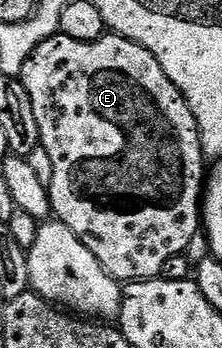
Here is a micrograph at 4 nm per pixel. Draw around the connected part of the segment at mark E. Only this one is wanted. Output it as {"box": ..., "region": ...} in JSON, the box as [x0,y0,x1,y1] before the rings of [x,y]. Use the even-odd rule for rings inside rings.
{"box":[18,34,206,282],"region":[[[59,34],[51,36],[42,46],[35,48],[18,79],[26,86],[26,94],[34,102],[34,118],[38,122],[40,131],[40,147],[50,154],[50,162],[56,167],[54,182],[50,182],[48,193],[52,203],[52,216],[59,223],[69,228],[76,237],[98,258],[98,262],[104,267],[117,282],[131,282],[134,280],[154,280],[163,273],[166,262],[175,256],[183,256],[192,247],[193,238],[202,228],[202,193],[206,187],[206,157],[204,148],[200,145],[200,131],[198,122],[186,102],[186,98],[166,78],[166,70],[158,66],[158,58],[150,54],[142,46],[134,41],[127,40],[125,36],[105,34],[94,42],[74,42],[74,38],[66,38]]]}

